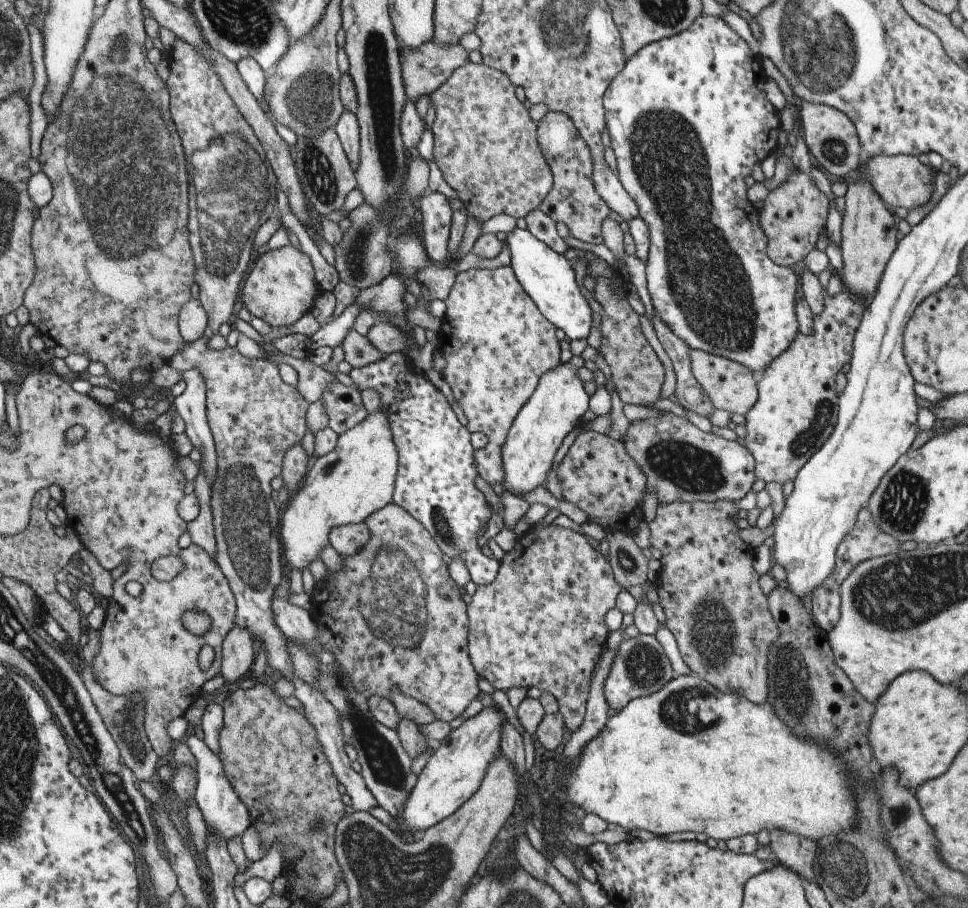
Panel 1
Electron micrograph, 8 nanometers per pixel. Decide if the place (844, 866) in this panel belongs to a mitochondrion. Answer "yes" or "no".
yes

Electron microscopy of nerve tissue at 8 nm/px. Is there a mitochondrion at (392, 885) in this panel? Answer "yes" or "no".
yes

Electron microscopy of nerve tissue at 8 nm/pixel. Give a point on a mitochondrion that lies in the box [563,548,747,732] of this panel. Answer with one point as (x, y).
(712, 635)

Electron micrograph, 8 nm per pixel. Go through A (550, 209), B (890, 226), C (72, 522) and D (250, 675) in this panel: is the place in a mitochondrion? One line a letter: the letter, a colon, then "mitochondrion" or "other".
A: other
B: other
C: other
D: other

